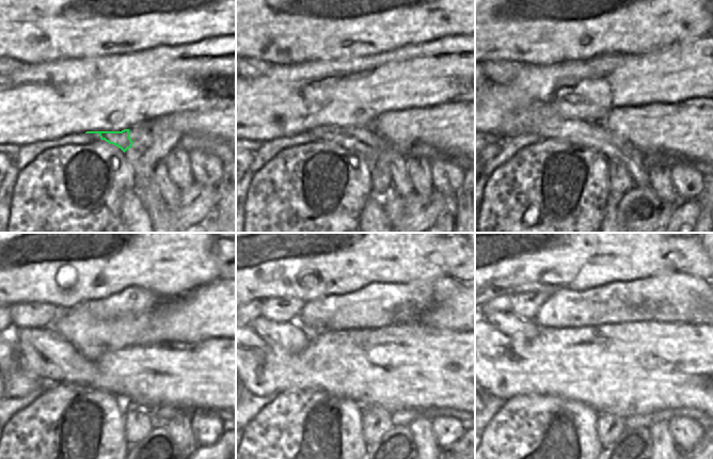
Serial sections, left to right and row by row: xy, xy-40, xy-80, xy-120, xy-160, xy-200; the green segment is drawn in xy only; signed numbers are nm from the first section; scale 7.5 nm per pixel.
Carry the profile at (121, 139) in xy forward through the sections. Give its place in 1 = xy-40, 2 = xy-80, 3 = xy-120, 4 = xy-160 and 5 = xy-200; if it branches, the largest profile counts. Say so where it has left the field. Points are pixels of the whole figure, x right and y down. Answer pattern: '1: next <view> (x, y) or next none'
1: next xy-40 (360, 139)
2: next xy-80 (540, 120)
3: next xy-120 (45, 351)
4: next xy-160 (289, 336)
5: next xy-200 (509, 325)

